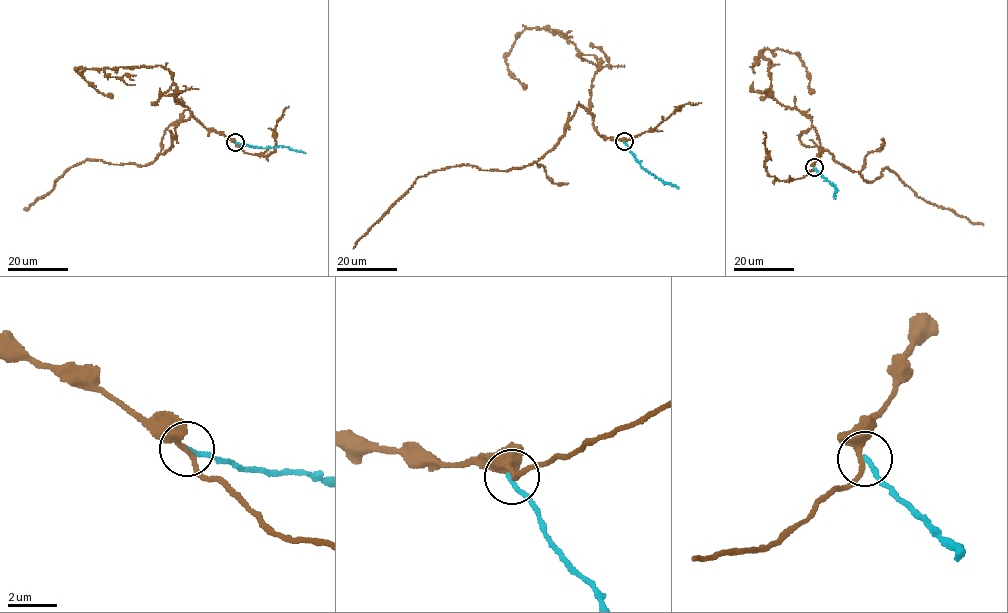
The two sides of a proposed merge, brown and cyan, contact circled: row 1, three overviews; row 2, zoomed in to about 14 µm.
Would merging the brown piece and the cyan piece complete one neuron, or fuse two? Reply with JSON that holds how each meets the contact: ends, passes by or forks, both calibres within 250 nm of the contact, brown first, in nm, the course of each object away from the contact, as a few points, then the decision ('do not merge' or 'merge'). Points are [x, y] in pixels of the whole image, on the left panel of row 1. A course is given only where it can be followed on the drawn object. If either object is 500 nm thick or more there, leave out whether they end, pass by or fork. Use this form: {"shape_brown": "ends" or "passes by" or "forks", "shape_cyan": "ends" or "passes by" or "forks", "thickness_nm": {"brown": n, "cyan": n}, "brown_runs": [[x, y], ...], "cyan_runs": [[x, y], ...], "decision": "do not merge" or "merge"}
{"shape_brown": "passes by", "shape_cyan": "ends", "thickness_nm": {"brown": 300, "cyan": 220}, "brown_runs": [[235, 142], [191, 112], [176, 126], [172, 146], [152, 162], [86, 159], [24, 210]], "cyan_runs": [[235, 142], [261, 148], [282, 146], [305, 153]], "decision": "do not merge"}

